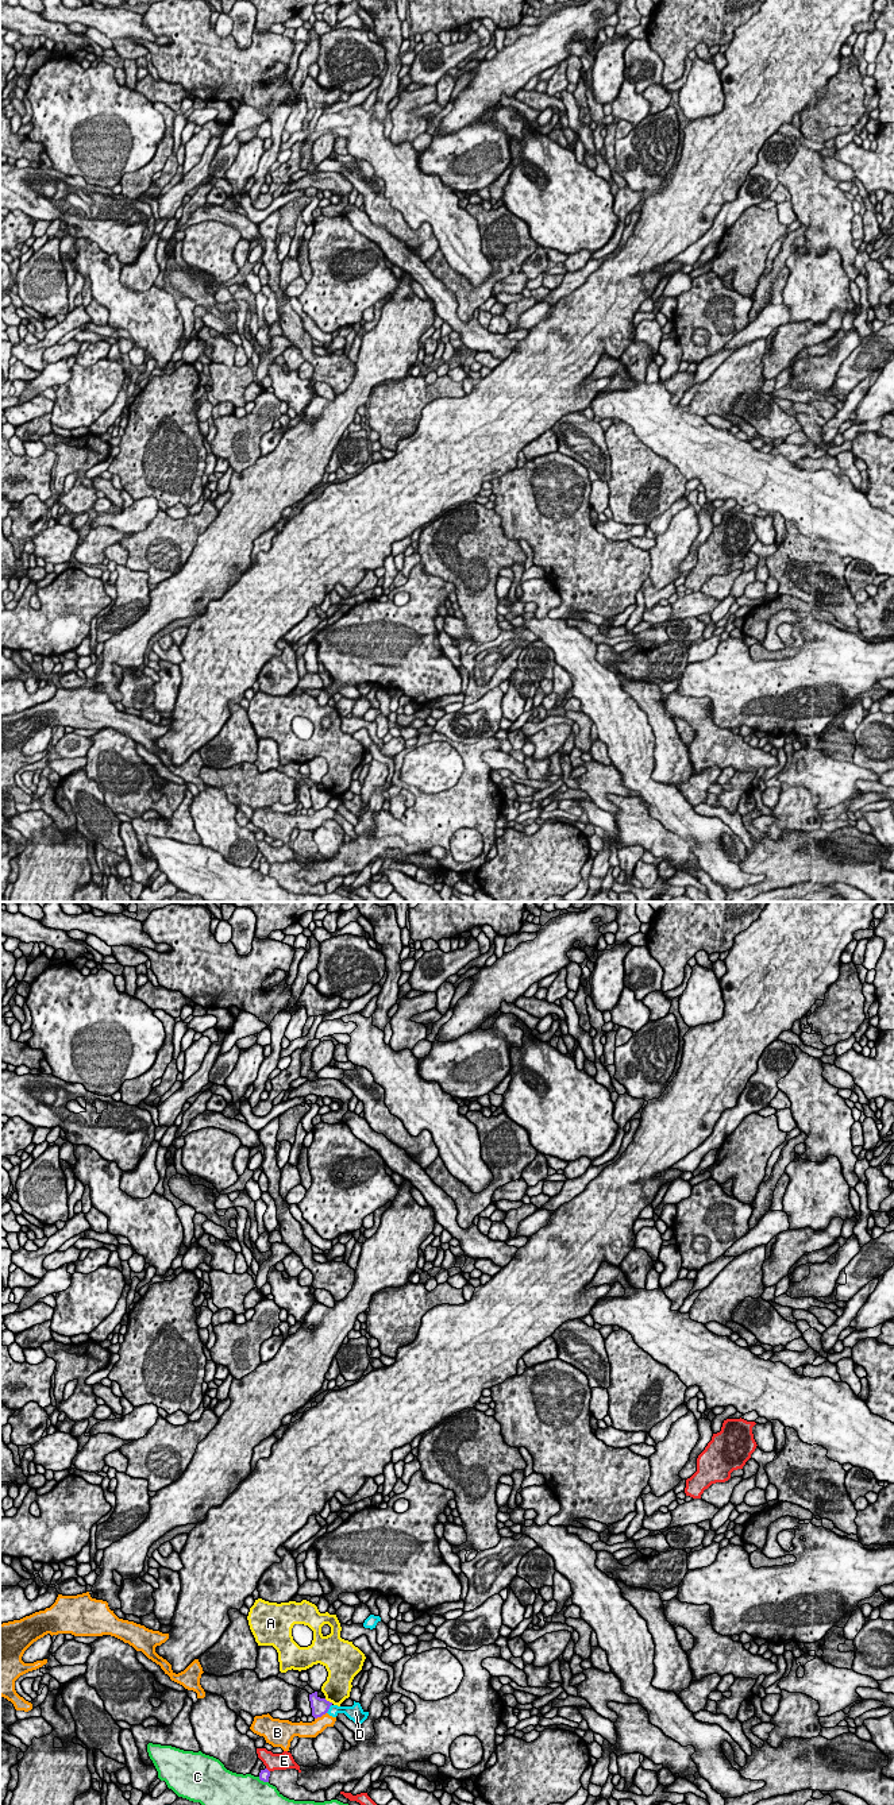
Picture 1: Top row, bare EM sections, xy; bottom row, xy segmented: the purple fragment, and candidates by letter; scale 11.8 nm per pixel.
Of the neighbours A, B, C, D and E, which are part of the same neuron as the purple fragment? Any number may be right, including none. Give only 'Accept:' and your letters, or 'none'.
Accept: none

